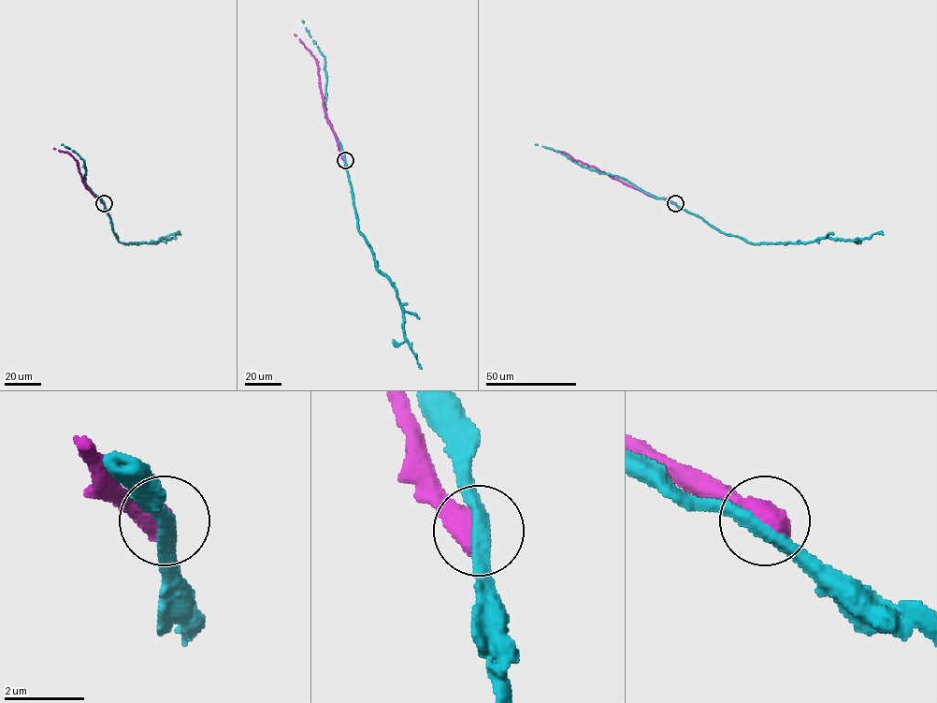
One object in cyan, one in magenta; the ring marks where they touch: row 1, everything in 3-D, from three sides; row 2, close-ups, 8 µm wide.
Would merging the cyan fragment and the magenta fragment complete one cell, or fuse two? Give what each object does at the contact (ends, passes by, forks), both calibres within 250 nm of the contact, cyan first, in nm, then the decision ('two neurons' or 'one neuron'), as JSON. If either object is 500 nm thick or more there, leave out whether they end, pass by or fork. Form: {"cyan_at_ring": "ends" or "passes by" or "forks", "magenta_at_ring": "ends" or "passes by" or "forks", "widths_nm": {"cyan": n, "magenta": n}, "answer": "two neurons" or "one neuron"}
{"widths_nm": {"cyan": 360, "magenta": 700}, "answer": "two neurons"}

